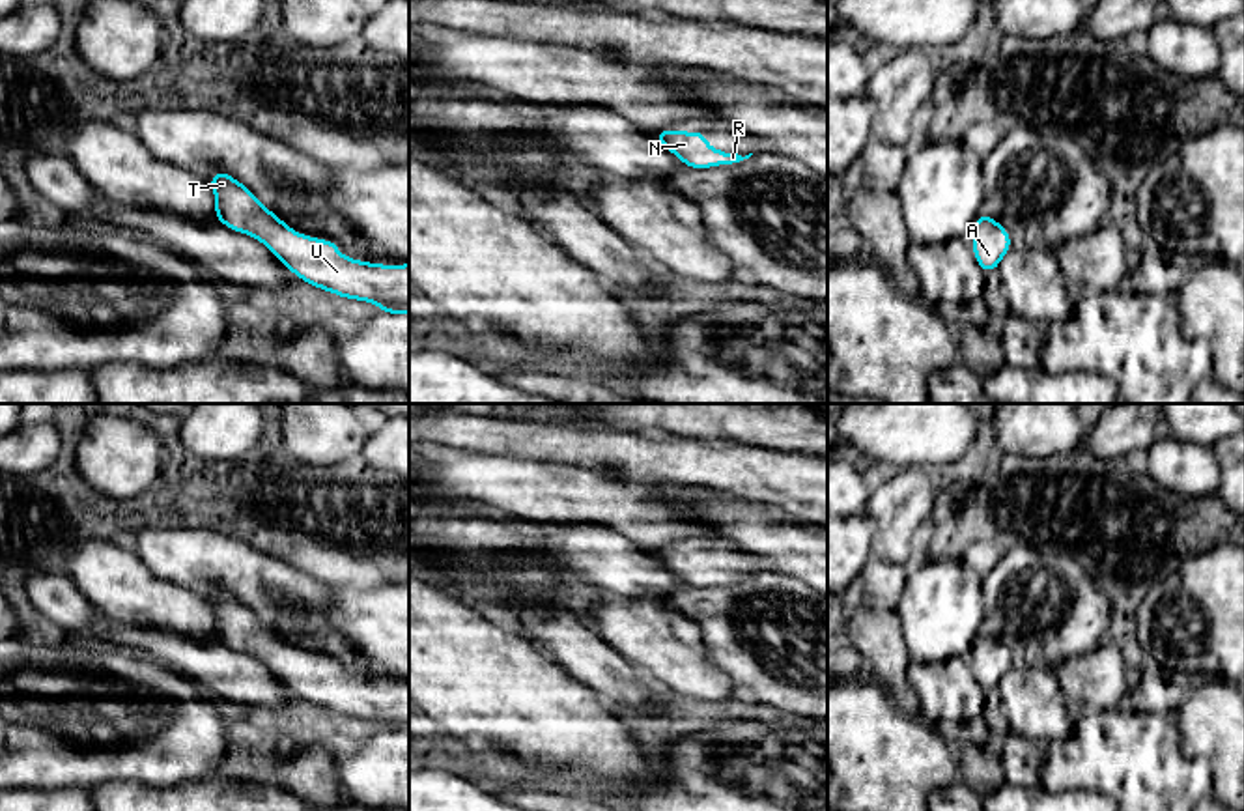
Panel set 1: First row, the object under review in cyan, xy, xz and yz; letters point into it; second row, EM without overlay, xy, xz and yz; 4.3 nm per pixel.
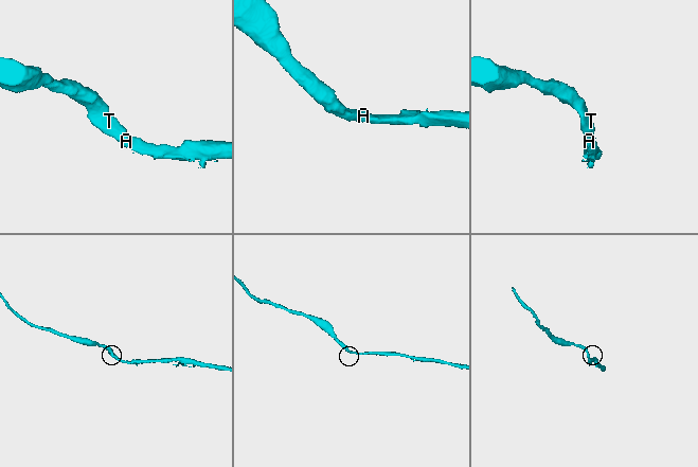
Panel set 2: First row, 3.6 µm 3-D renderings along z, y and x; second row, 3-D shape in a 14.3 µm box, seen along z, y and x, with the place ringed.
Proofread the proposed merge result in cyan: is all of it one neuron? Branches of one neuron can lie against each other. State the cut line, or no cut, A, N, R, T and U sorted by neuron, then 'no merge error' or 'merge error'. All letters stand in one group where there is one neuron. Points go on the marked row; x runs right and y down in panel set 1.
no cut | A N R T U | no merge error

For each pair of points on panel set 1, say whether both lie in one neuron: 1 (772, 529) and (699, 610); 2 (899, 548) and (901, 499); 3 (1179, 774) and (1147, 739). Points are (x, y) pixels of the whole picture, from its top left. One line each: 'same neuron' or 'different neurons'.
1: different neurons
2: same neuron
3: same neuron

